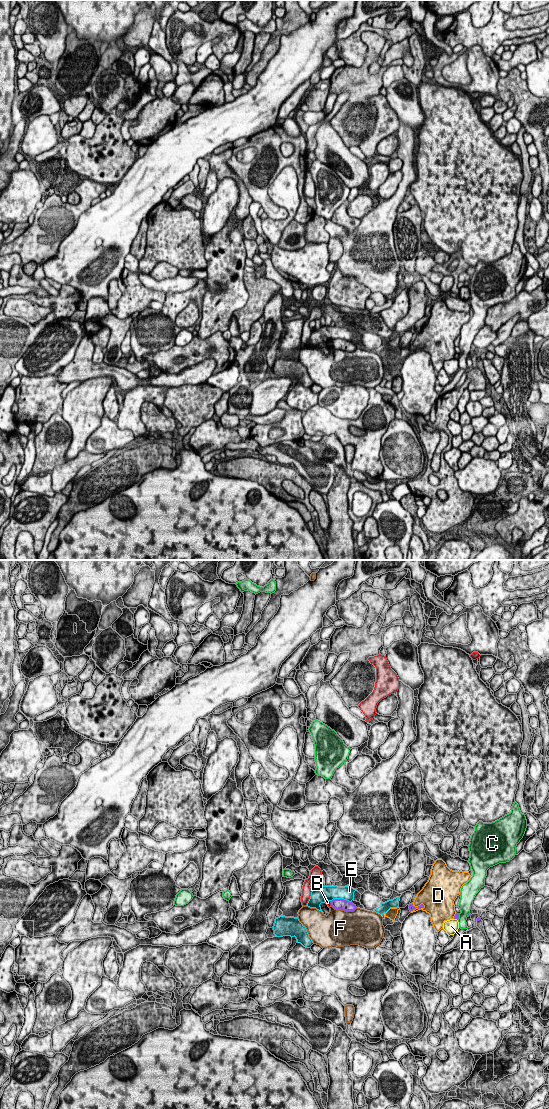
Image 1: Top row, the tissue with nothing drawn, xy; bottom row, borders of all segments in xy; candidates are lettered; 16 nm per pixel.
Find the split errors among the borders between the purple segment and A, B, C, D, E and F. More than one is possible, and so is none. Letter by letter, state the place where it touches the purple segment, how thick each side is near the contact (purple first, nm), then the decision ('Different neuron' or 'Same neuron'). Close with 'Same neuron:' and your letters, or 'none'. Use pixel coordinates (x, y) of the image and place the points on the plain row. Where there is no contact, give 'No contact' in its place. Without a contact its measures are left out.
A: Touches purple at xy (456, 358). Thickness 70 nm (purple) against 240 nm. Different neuron
B: Touches purple at xy (331, 343). Thickness 190 nm (purple) against 70 nm. Different neuron
C: Touches purple at xy (458, 357). Thickness 70 nm (purple) against 200 nm. Different neuron
D: Touches purple at xy (417, 347). Thickness 90 nm (purple) against 320 nm. Different neuron
E: Touches purple at xy (341, 339). Thickness 190 nm (purple) against 240 nm. Different neuron
F: Touches purple at xy (344, 350). Thickness 190 nm (purple) against 500 nm. Different neuron
Same neuron: none

